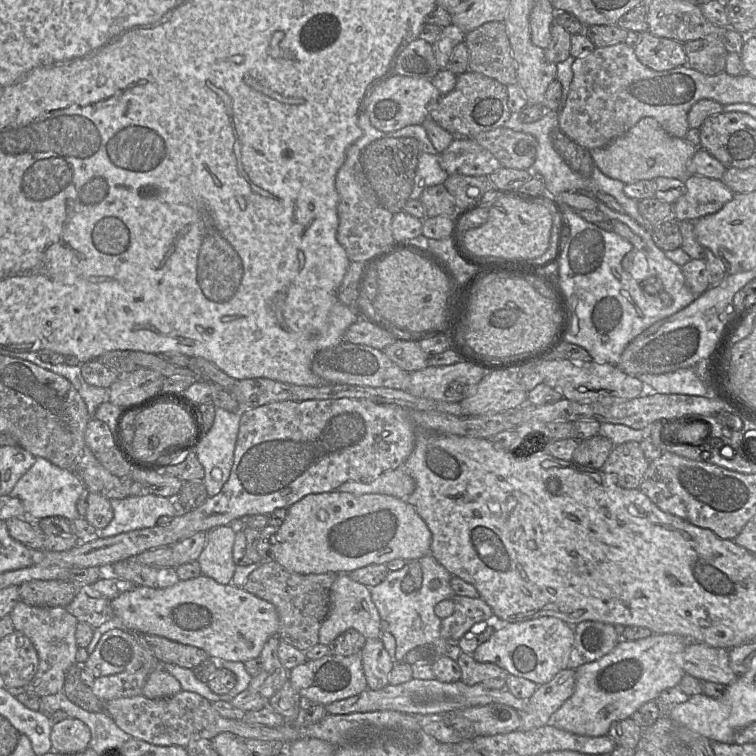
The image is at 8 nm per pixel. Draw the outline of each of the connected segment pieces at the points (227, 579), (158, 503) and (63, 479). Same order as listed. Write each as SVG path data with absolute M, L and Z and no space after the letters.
M218 526L207 532L207 542L197 562L202 574L222 585L231 584L236 564L233 560L233 545L236 530L229 526Z
M147 494L109 501L113 519L98 532L99 538L154 527L161 516L178 516L178 504L168 497Z
M36 457L33 465L17 481L9 496L22 502L25 518L31 521L55 516L71 522L79 517L77 502L84 497L84 486L67 470L59 468L44 458Z

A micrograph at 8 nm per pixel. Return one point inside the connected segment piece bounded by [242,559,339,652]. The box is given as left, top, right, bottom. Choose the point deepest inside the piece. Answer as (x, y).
(302, 601)

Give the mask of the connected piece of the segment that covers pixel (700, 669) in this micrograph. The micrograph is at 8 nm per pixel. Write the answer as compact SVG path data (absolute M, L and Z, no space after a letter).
M690 642L681 655L681 666L686 674L699 680L729 686L738 676L729 662L729 650L700 642Z

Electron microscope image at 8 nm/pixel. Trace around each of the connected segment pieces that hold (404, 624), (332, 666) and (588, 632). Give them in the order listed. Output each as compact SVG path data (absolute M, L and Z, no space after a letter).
M430 554L418 561L422 569L422 583L415 591L405 593L401 588L402 580L409 573L407 564L400 570L389 571L380 584L369 587L371 598L378 609L381 620L385 621L384 629L387 629L396 640L395 662L404 662L406 654L411 649L433 643L435 639L441 638L441 619L435 614L434 607L442 600L453 600L455 596L451 587L453 576L444 566Z
M330 654L317 660L307 660L289 671L289 680L301 697L323 706L355 696L368 688L359 654L351 656Z
M586 620L574 626L575 638L567 668L577 669L611 652L621 637L613 624Z

